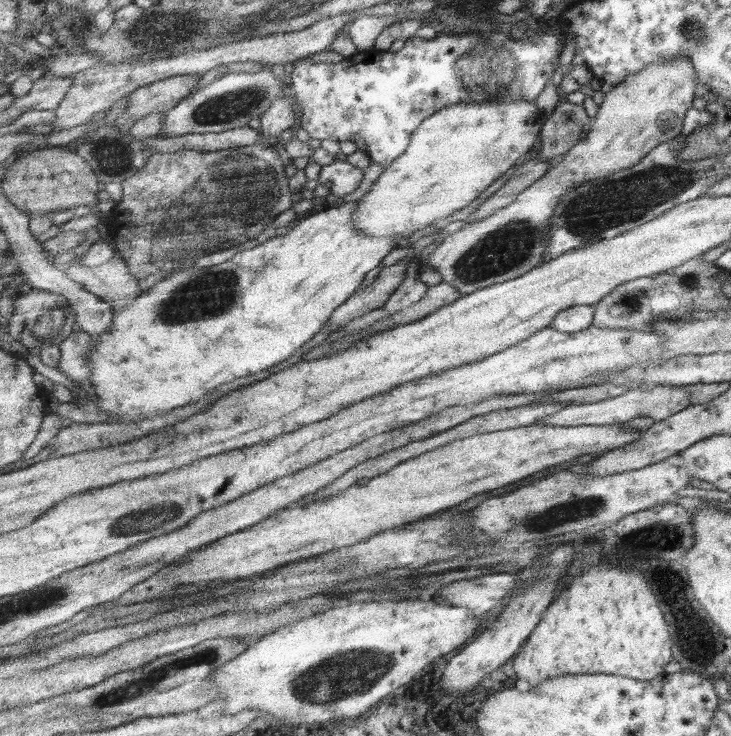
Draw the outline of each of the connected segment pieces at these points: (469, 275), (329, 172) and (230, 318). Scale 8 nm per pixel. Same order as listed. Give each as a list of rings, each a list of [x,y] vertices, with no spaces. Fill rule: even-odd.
[[[683,56],[665,60],[661,64],[650,64],[639,74],[627,76],[625,82],[615,85],[611,92],[605,94],[604,102],[599,106],[600,110],[586,132],[586,137],[566,152],[562,161],[521,192],[507,207],[497,209],[495,213],[487,215],[487,218],[481,221],[477,219],[473,223],[466,223],[459,231],[444,238],[435,251],[427,256],[428,259],[423,264],[433,266],[433,269],[441,274],[444,282],[455,287],[461,296],[467,296],[494,284],[518,279],[535,267],[546,263],[545,252],[553,238],[551,235],[553,214],[557,204],[563,200],[563,196],[567,196],[569,190],[577,188],[583,182],[605,178],[615,171],[639,164],[647,152],[659,144],[674,139],[682,130],[685,113],[691,108],[696,82],[695,70],[691,62]]]
[[[337,159],[333,164],[323,166],[318,183],[325,184],[339,199],[355,192],[365,178],[365,170]]]
[[[349,201],[339,207],[318,208],[318,212],[314,215],[302,216],[300,223],[286,235],[277,235],[251,249],[238,252],[234,258],[223,262],[223,264],[203,268],[193,264],[187,266],[187,268],[175,270],[175,272],[169,273],[165,279],[157,280],[149,290],[142,291],[136,299],[133,299],[120,310],[115,309],[111,327],[105,331],[105,334],[97,335],[94,338],[95,349],[91,351],[91,374],[93,375],[91,375],[90,382],[98,397],[98,408],[111,416],[109,423],[139,422],[139,420],[163,416],[163,414],[171,412],[175,408],[197,402],[199,398],[203,398],[203,394],[209,394],[209,392],[217,390],[219,386],[227,384],[227,382],[233,382],[237,378],[245,378],[249,374],[269,370],[271,366],[281,364],[281,362],[289,360],[291,356],[295,356],[295,352],[301,346],[305,346],[309,340],[313,340],[313,336],[319,334],[321,328],[328,324],[336,308],[346,303],[347,299],[350,299],[351,295],[359,290],[361,282],[365,282],[363,276],[367,276],[367,272],[375,270],[379,263],[381,264],[383,258],[397,246],[397,238],[391,238],[391,236],[371,238],[371,236],[365,236],[363,232],[355,230],[355,211],[357,211],[357,207],[359,207],[358,201]]]

